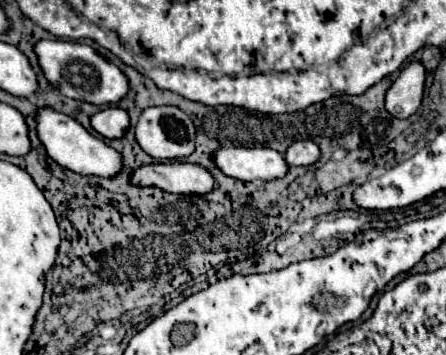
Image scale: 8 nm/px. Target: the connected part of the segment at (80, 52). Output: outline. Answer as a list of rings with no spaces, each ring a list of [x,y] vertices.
[[[42,39],[34,45],[34,53],[38,57],[38,65],[42,67],[48,83],[70,99],[78,99],[94,105],[110,105],[110,103],[118,103],[128,93],[126,75],[114,63],[100,57],[86,43]]]

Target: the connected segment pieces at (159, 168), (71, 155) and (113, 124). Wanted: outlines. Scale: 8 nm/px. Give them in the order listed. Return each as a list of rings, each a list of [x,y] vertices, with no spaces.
[[[152,163],[140,165],[130,175],[132,185],[158,187],[168,193],[208,193],[214,187],[212,175],[200,165],[190,163]]]
[[[40,107],[34,115],[38,139],[44,145],[48,157],[52,157],[60,167],[66,167],[80,175],[100,175],[100,177],[114,177],[122,169],[122,157],[118,151],[108,147],[98,137],[90,135],[78,121],[72,117],[58,113],[50,107]]]
[[[108,107],[90,117],[90,125],[94,131],[98,131],[102,137],[116,139],[122,137],[130,125],[128,113],[120,107]]]

